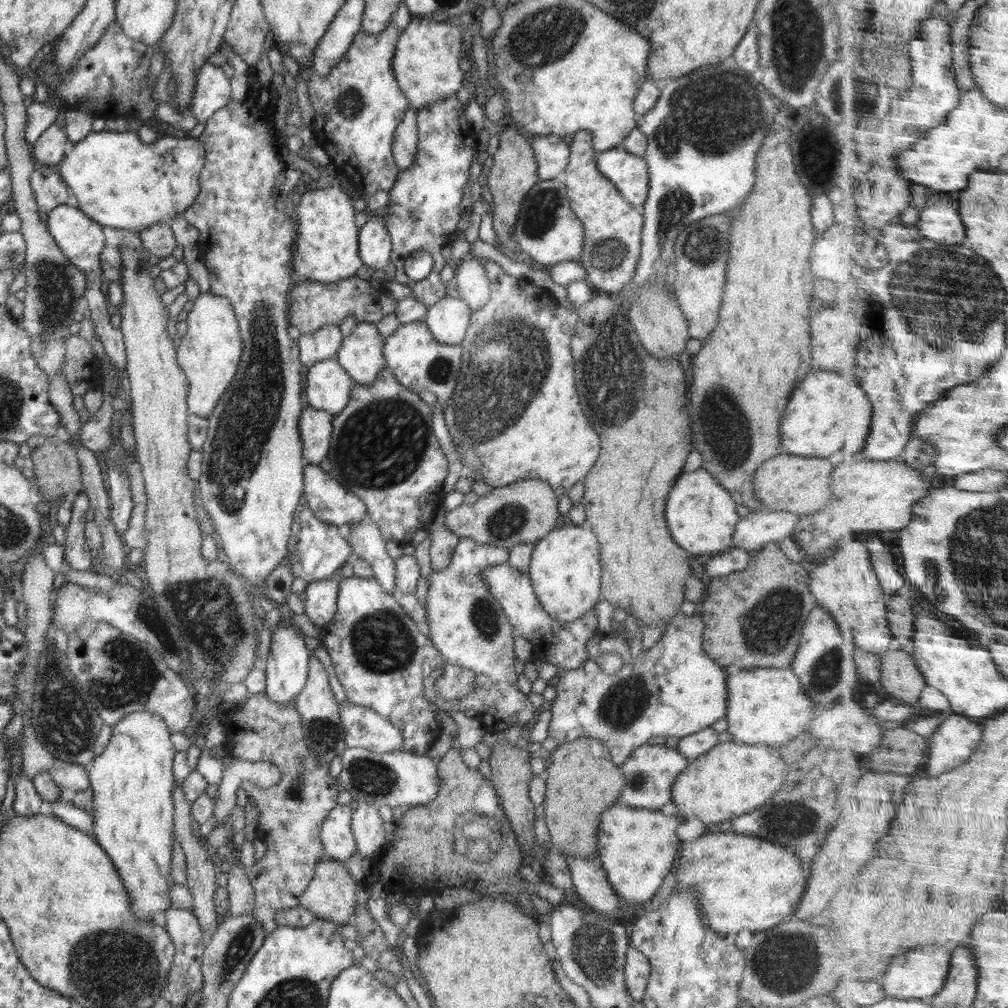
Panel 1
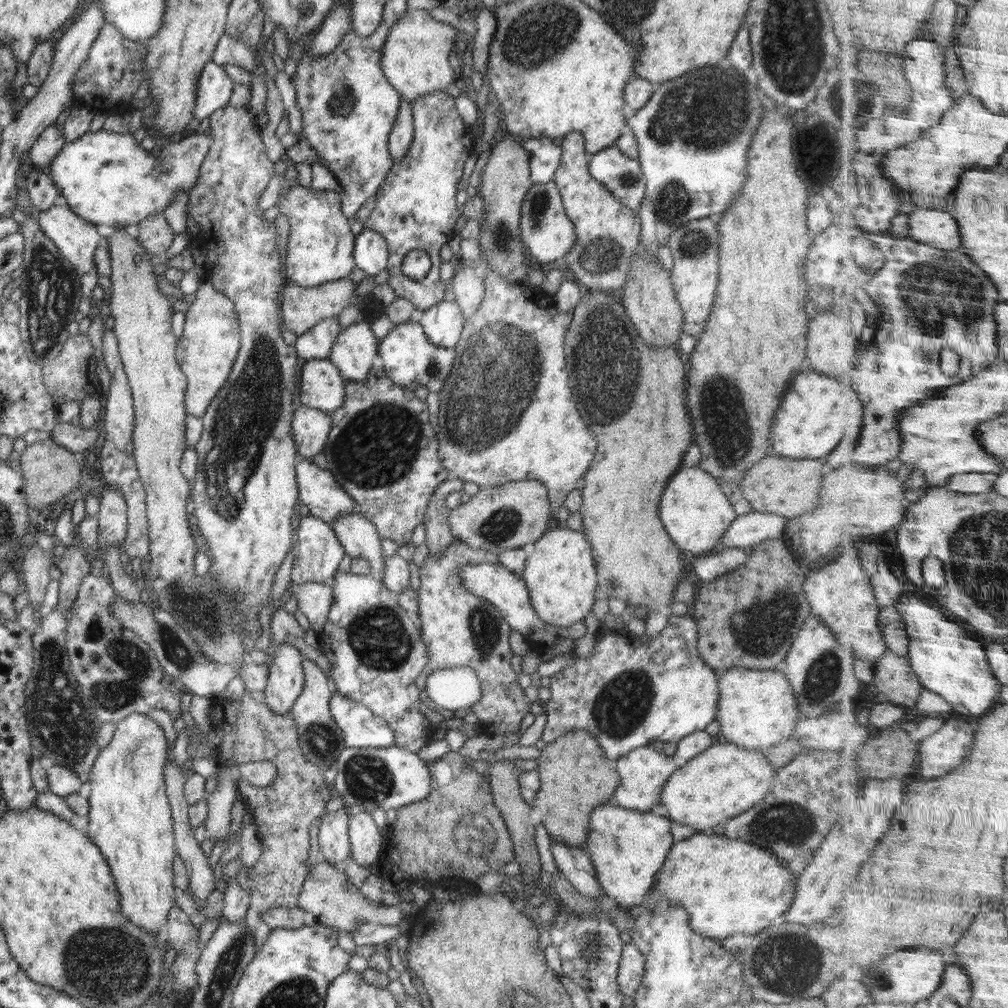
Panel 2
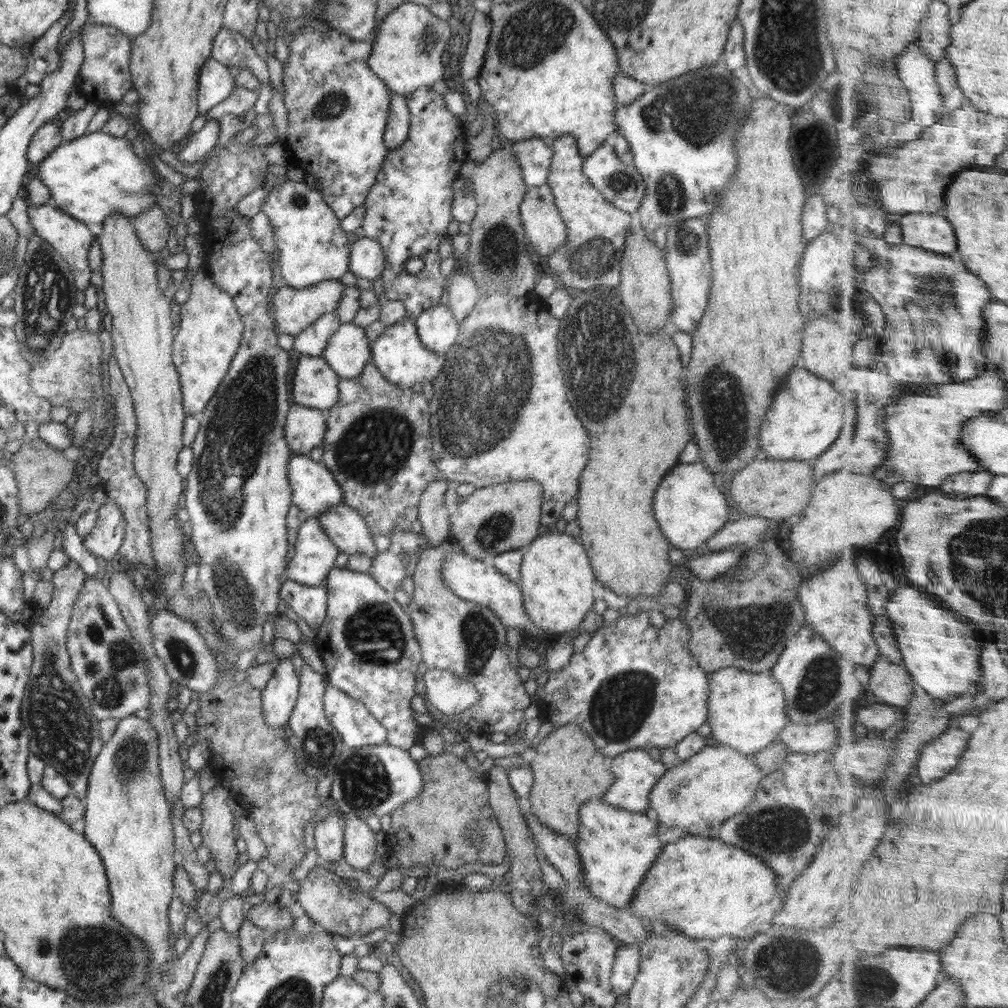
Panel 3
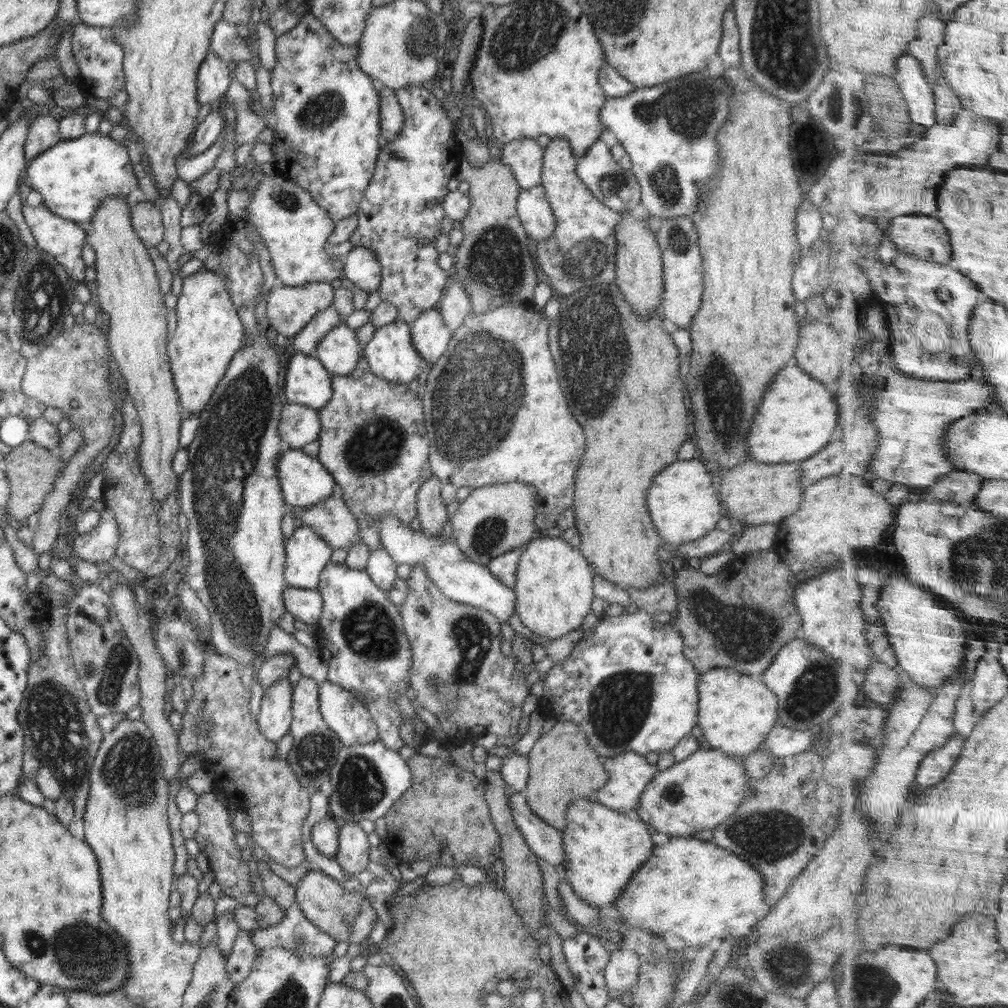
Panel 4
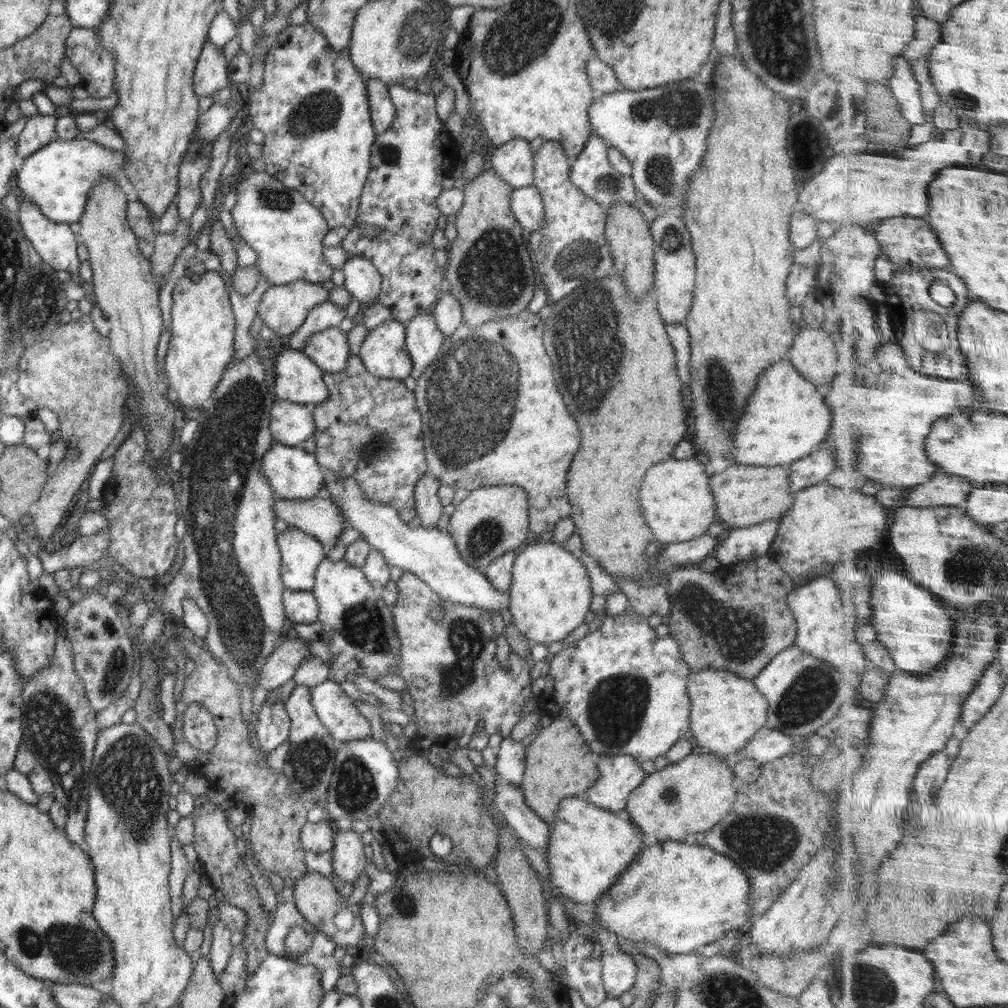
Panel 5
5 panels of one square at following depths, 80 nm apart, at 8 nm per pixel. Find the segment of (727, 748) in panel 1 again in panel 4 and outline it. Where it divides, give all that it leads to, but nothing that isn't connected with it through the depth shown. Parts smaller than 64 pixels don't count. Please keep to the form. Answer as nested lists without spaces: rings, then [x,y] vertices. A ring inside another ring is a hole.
[[[699,748],[682,762],[659,771],[640,794],[637,811],[654,833],[692,838],[697,832],[713,832],[740,808],[751,779],[742,760],[726,756],[721,750]]]

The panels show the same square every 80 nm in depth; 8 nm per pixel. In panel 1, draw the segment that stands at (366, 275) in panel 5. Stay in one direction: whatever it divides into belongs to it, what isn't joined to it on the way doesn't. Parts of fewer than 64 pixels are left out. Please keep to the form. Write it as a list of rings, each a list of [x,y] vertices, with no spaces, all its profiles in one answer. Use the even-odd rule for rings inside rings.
[[[370,213],[368,222],[359,230],[359,255],[364,266],[375,268],[375,270],[384,268],[388,264],[388,261],[391,260],[391,248],[391,238],[389,232],[385,229],[381,216]]]

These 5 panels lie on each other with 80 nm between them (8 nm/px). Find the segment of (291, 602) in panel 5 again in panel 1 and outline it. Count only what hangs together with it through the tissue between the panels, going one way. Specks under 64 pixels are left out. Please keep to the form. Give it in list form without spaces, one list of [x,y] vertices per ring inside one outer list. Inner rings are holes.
[[[339,577],[309,583],[306,586],[304,591],[306,598],[304,598],[303,604],[305,614],[312,624],[324,628],[334,618],[339,590]]]

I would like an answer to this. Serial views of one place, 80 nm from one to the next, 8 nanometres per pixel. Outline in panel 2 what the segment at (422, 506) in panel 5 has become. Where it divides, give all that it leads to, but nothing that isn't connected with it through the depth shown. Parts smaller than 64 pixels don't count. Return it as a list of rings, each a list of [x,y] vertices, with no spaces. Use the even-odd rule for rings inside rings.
[[[446,478],[434,489],[429,496],[423,523],[425,528],[425,544],[430,555],[439,555],[456,538],[451,533],[449,525],[450,509],[445,503],[448,493],[461,491],[466,481],[459,478]]]

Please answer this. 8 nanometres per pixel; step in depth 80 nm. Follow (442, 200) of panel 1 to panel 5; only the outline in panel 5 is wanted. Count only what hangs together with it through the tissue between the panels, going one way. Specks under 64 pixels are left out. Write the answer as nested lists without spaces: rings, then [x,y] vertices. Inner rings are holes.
[[[398,84],[390,87],[389,95],[396,109],[396,116],[388,130],[375,136],[370,153],[371,167],[357,210],[359,226],[368,225],[377,235],[368,238],[359,230],[350,230],[339,246],[346,250],[346,256],[363,256],[377,268],[381,274],[379,303],[389,308],[391,319],[406,324],[418,314],[431,313],[438,297],[445,291],[444,268],[434,259],[432,254],[435,249],[430,241],[437,228],[436,220],[442,215],[436,203],[442,192],[440,183],[451,176],[460,163],[460,157],[458,146],[444,126],[445,121],[437,117],[436,101],[432,94],[422,94]]]

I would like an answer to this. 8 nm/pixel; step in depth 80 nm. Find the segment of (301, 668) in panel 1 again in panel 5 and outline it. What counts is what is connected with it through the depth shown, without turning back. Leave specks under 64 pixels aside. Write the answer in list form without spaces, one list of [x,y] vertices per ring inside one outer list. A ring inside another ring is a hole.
[[[280,699],[264,702],[262,710],[257,715],[258,724],[255,730],[257,746],[265,752],[266,757],[289,737],[291,722],[284,705],[285,702]]]

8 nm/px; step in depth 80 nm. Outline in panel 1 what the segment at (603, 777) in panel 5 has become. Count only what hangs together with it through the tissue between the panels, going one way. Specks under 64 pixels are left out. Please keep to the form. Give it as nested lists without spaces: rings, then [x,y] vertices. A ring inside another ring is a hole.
[[[664,744],[639,746],[619,765],[626,780],[620,803],[632,809],[660,810],[662,806],[672,802],[672,787],[676,777],[687,768],[689,761],[679,750]]]

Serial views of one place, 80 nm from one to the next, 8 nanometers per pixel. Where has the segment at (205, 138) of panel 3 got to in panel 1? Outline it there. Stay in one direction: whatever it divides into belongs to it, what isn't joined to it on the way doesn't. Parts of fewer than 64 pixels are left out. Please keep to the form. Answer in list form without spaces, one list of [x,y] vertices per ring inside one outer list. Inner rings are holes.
[[[103,130],[100,132],[93,131],[87,134],[82,140],[72,144],[70,150],[64,155],[64,158],[59,162],[56,167],[57,173],[61,176],[61,179],[67,184],[67,187],[71,191],[72,198],[75,201],[75,206],[78,210],[81,210],[84,214],[88,215],[88,218],[94,220],[94,222],[100,223],[102,227],[102,233],[104,233],[104,226],[108,228],[119,228],[119,230],[136,230],[138,232],[151,227],[156,223],[168,223],[172,217],[177,214],[184,214],[185,210],[195,201],[195,198],[199,194],[199,176],[203,166],[205,165],[205,148],[204,145],[194,137],[174,137],[174,136],[158,136],[153,143],[143,143],[138,137],[137,131],[108,131]]]

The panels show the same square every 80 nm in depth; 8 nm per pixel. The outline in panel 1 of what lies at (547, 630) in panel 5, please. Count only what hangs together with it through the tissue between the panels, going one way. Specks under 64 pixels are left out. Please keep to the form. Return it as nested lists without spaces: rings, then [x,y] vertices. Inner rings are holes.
[[[569,526],[554,528],[533,546],[527,573],[542,608],[560,622],[574,622],[602,599],[600,547],[591,528]]]

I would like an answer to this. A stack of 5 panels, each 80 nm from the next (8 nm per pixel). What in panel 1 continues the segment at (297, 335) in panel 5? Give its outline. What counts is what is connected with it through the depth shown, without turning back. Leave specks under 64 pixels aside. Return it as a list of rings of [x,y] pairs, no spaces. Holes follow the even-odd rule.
[[[326,325],[312,334],[302,334],[297,340],[301,364],[309,368],[315,362],[335,358],[343,338],[338,325]]]

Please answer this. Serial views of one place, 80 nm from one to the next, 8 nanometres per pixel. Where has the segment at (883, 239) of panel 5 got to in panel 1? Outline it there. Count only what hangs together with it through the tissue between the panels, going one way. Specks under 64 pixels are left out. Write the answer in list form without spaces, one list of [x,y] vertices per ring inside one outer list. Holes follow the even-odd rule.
[[[948,192],[936,193],[933,198],[917,222],[921,235],[942,244],[966,242],[967,226],[954,204],[956,200],[952,200]]]

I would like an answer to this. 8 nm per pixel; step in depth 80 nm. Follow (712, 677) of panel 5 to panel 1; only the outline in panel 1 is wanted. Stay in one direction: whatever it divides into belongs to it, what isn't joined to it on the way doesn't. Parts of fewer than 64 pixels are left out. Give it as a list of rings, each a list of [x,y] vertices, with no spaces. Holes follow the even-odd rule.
[[[791,667],[743,669],[727,676],[728,706],[725,738],[738,743],[781,745],[798,736],[816,715],[818,708],[810,702]]]

